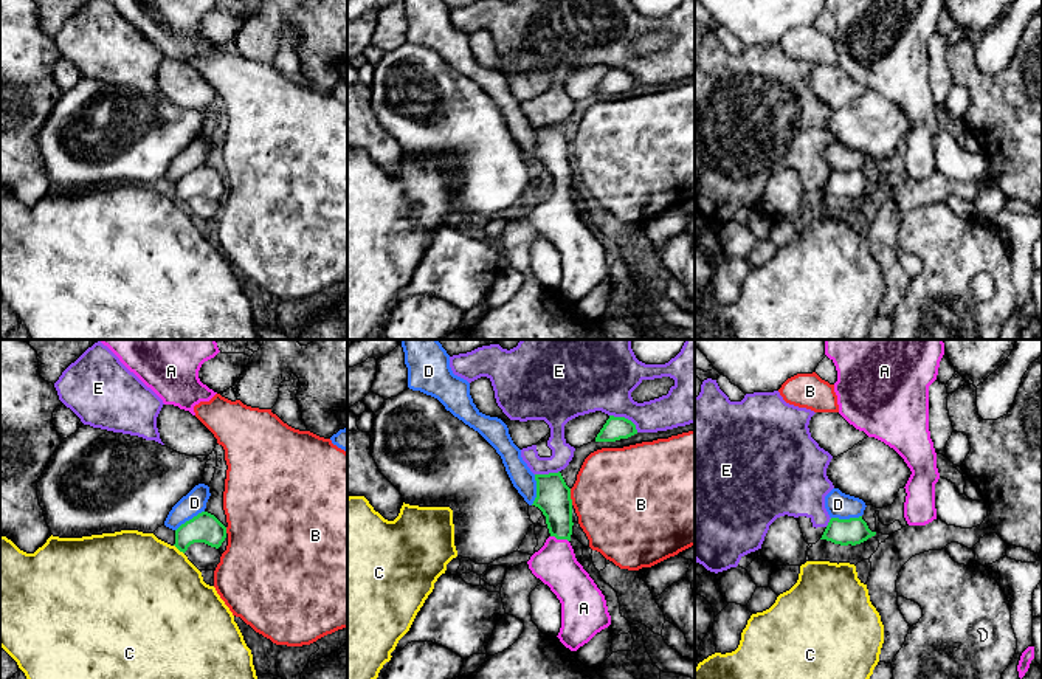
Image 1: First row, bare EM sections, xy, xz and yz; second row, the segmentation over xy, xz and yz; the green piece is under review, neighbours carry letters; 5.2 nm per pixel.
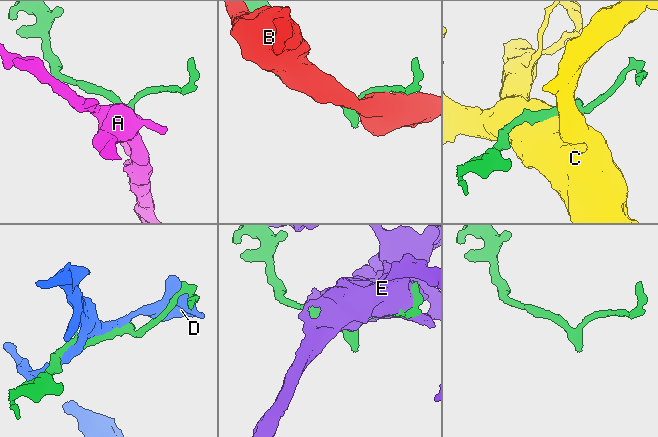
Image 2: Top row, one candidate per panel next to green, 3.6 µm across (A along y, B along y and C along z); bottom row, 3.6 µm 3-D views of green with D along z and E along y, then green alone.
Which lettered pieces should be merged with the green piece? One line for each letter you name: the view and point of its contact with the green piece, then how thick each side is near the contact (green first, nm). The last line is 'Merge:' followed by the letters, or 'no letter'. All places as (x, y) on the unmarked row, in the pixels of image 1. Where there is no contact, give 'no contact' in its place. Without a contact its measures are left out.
A: xz (560, 191) | 180/220 nm
Merge: A

